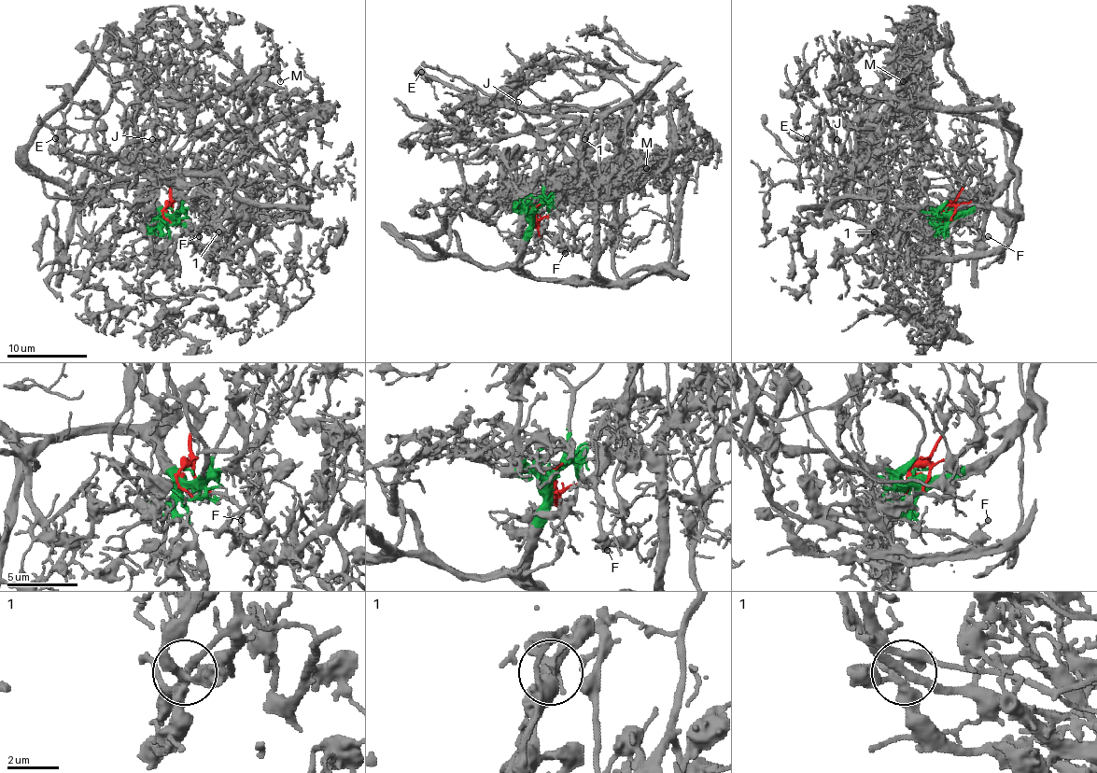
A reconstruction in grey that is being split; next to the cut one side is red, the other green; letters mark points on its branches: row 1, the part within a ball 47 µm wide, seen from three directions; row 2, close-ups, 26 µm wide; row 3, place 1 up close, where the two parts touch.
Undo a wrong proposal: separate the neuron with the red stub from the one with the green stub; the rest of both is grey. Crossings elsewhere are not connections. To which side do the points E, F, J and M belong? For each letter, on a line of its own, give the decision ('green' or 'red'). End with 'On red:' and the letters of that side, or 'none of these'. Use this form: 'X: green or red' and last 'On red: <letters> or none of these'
E: red
F: red
J: red
M: green
On red: E, F, J

